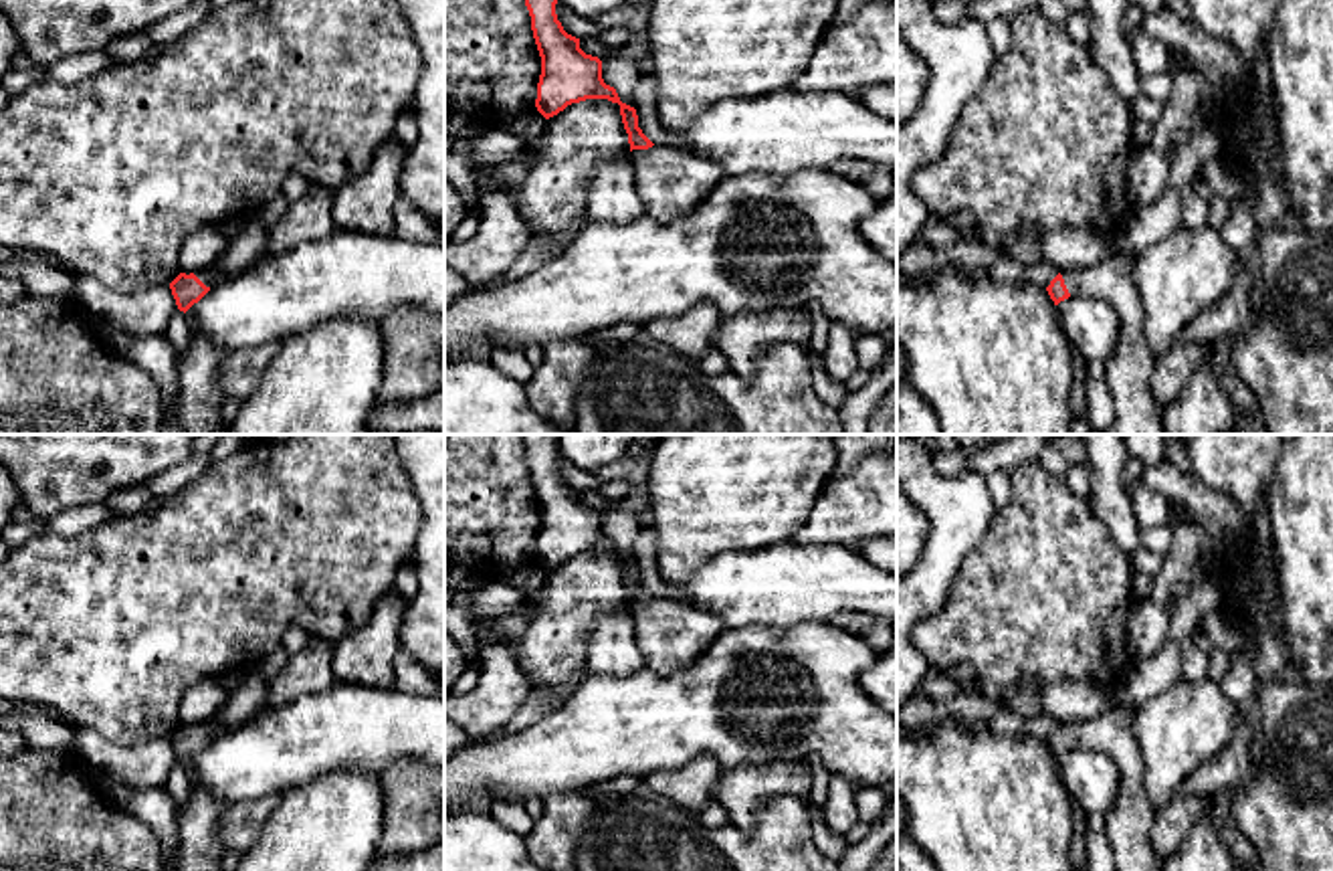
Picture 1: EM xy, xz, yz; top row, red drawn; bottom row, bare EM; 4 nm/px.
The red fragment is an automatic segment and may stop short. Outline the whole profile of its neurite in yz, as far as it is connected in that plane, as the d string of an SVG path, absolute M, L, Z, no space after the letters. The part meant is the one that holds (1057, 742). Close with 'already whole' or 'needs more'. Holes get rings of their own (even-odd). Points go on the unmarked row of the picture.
M1115 703L1091 719L1060 723L1046 744L1054 758L1079 748L1113 760L1119 770L1119 794L1103 816L1113 871L1163 871L1163 859L1151 841L1157 810L1143 790L1135 709Z | needs more

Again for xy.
M208 719L196 725L180 725L172 736L172 748L180 764L188 764L198 756L214 738L226 734L228 728L216 719Z | needs more

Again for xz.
M521 434L521 439L541 509L537 564L549 572L586 552L618 556L644 669L656 677L687 669L725 631L721 618L681 600L654 598L638 580L636 562L622 556L616 542L604 536L602 513L586 507L580 491L563 483L555 467L557 437Z | needs more

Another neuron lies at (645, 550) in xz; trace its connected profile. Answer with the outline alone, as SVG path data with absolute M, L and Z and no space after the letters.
M650 529L636 540L634 562L638 568L638 580L654 598L685 602L687 590L683 586L673 586L660 578L656 568L656 550L658 550L658 540Z

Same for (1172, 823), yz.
M1177 794L1165 808L1157 810L1151 841L1161 859L1173 855L1184 845L1208 802L1200 796Z

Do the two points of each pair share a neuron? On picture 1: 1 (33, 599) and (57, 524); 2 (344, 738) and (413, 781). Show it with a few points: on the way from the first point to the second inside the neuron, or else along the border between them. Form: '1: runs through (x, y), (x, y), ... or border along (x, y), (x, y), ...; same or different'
1: border along (101, 522), (71, 536), (45, 530); different
2: border along (423, 760), (394, 762), (378, 777); different

